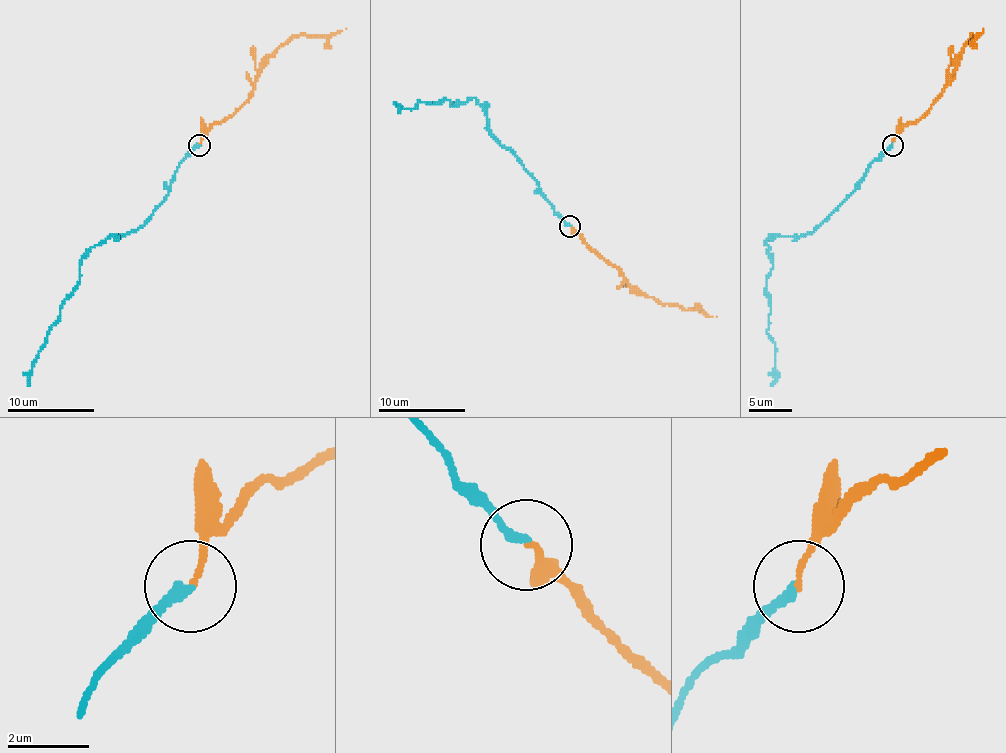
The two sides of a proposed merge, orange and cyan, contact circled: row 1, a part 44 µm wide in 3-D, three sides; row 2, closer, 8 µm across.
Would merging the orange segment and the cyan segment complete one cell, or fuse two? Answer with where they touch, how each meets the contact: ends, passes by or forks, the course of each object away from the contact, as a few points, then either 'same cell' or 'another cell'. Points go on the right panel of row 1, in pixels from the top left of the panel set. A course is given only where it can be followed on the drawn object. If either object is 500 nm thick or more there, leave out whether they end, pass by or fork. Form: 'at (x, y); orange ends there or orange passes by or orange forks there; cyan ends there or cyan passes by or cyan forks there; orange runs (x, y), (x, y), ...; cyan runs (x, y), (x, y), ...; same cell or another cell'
at (892, 145); orange ends there; cyan ends there; orange runs (892, 145), (894, 137), (909, 121), (916, 121), (937, 98), (963, 48), (972, 35), (983, 28); cyan runs (892, 145), (816, 230), (764, 243), (773, 260), (766, 284), (771, 305), (766, 334), (775, 344), (771, 386); same cell

